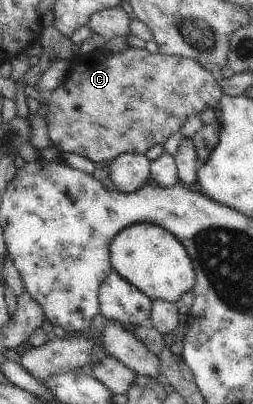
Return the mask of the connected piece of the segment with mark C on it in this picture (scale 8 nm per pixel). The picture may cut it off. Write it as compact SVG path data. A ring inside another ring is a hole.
M129 48L125 52L113 53L110 50L102 50L91 52L85 55L78 54L74 61L71 62L69 75L66 82L62 86L58 86L54 92L51 92L50 99L47 102L48 112L45 121L47 122L47 129L49 132L50 140L53 146L60 152L75 152L76 155L89 159L94 162L109 162L109 164L126 153L134 153L137 155L145 155L150 148L156 145L163 146L163 144L182 128L182 124L192 118L192 116L199 117L206 108L214 108L218 101L221 99L222 88L218 84L219 77L217 74L206 70L204 66L200 66L196 60L180 55L165 55L160 51L156 54L150 53L146 49Z

